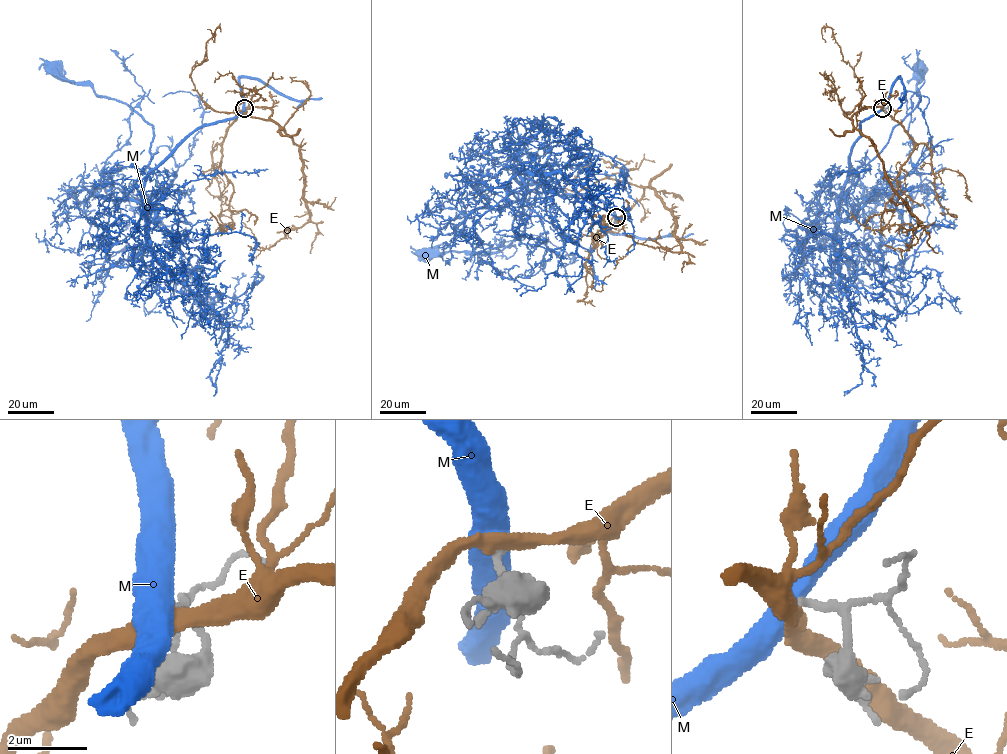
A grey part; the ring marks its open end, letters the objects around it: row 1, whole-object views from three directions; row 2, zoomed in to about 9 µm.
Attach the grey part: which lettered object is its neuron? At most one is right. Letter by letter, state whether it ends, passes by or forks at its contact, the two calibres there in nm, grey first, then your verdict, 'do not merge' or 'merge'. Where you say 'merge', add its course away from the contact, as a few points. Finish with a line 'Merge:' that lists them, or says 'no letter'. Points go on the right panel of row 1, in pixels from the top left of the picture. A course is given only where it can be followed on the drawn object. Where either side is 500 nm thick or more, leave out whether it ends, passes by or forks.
E: it passes by | 200/360 nm | do not merge
M: 200/550 nm | do not merge
Merge: no letter

